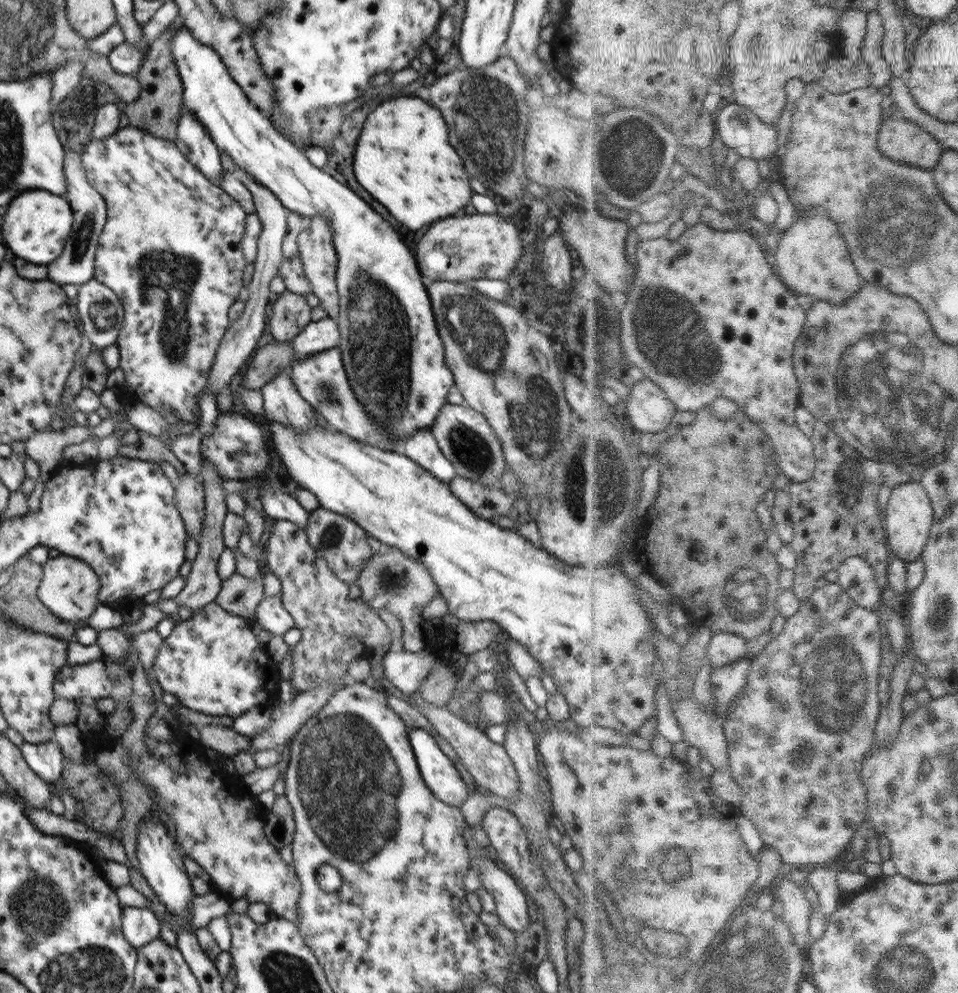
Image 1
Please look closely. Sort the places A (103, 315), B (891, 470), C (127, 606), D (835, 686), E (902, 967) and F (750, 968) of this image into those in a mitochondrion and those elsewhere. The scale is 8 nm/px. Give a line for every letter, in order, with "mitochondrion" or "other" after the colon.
A: mitochondrion
B: mitochondrion
C: other
D: mitochondrion
E: mitochondrion
F: mitochondrion

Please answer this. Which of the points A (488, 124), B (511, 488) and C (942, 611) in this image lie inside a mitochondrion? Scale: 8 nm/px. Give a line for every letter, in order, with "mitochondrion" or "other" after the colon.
A: mitochondrion
B: mitochondrion
C: mitochondrion

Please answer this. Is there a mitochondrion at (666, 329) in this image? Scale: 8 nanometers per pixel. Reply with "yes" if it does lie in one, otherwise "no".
yes

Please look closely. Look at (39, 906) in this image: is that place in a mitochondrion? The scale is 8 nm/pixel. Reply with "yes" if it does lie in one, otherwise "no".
yes

